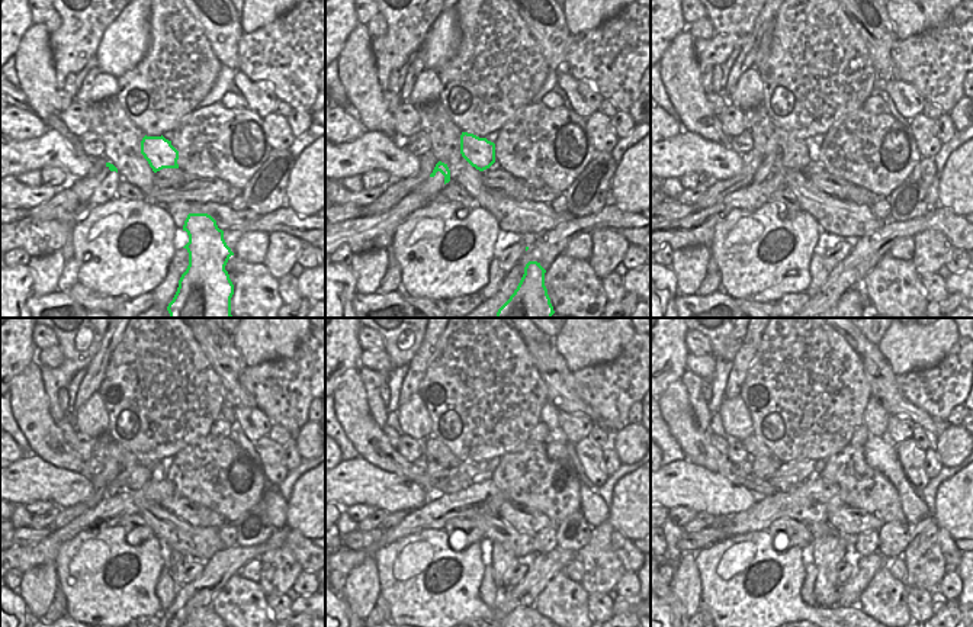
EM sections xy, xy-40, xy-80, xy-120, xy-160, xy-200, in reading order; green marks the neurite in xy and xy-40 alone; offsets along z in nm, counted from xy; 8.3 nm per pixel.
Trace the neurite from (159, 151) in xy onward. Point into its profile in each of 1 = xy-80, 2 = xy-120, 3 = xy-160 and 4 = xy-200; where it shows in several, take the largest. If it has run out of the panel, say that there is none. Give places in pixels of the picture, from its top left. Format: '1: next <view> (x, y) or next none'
1: next xy-80 (792, 153)
2: next xy-120 (134, 475)
3: next xy-160 (434, 449)
4: next xy-200 (754, 447)

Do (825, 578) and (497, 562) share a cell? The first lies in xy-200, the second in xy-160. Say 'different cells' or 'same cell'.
same cell

